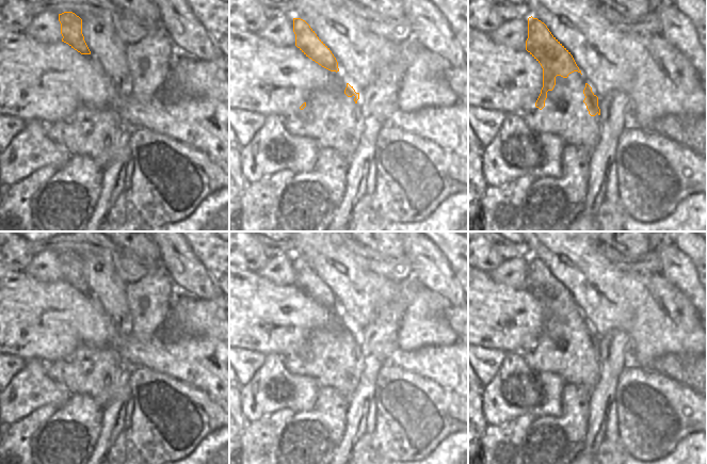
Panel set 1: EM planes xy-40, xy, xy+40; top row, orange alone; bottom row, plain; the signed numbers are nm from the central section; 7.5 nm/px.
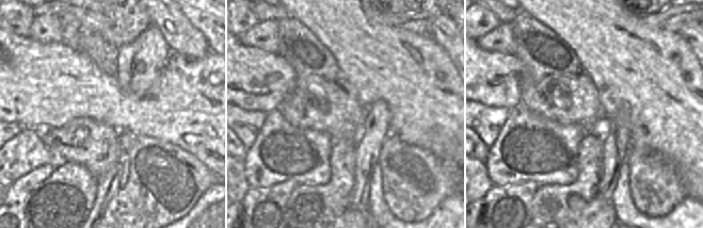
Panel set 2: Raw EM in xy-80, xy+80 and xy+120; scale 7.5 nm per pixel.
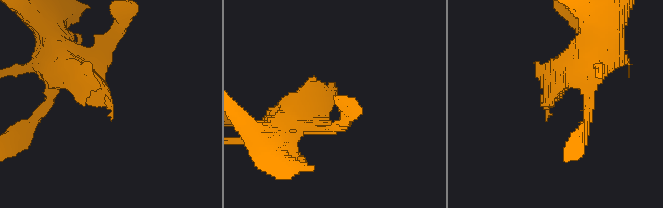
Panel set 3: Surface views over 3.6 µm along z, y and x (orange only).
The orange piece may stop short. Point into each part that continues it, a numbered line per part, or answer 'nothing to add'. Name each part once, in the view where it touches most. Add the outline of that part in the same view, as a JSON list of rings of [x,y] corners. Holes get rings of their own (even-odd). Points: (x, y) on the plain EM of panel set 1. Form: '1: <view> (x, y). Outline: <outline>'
1: xy+40 (565, 353). Outline: [[[578,310],[567,317],[557,315],[545,346],[540,349],[534,345],[523,351],[528,367],[537,372],[555,372],[566,383],[593,389],[600,378],[600,355],[591,355],[583,341],[585,322]]]

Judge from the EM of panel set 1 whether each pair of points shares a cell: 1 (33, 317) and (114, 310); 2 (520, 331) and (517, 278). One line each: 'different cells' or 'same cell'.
1: different cells
2: different cells

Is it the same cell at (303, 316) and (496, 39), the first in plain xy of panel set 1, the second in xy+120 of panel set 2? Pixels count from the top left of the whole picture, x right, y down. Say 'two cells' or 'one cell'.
two cells

